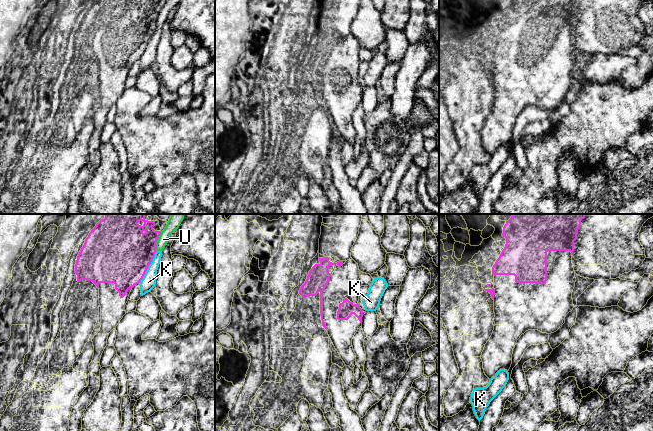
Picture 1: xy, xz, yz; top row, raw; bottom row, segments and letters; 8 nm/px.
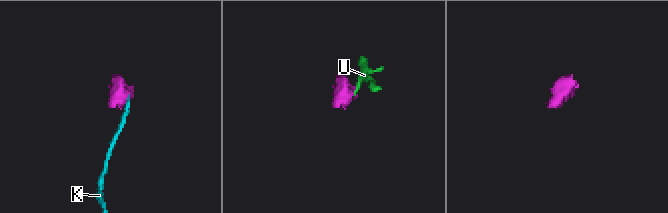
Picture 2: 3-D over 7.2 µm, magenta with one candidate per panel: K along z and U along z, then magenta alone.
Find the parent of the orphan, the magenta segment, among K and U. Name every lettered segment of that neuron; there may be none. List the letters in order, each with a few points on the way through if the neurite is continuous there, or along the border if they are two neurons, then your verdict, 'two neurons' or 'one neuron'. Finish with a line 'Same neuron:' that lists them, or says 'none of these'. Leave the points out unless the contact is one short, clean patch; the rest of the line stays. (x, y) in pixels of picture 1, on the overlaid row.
K: border xy (156, 251), (143, 278), (138, 283); two neurons
U: border xy (161, 232), (155, 250); two neurons
Same neuron: none of these

